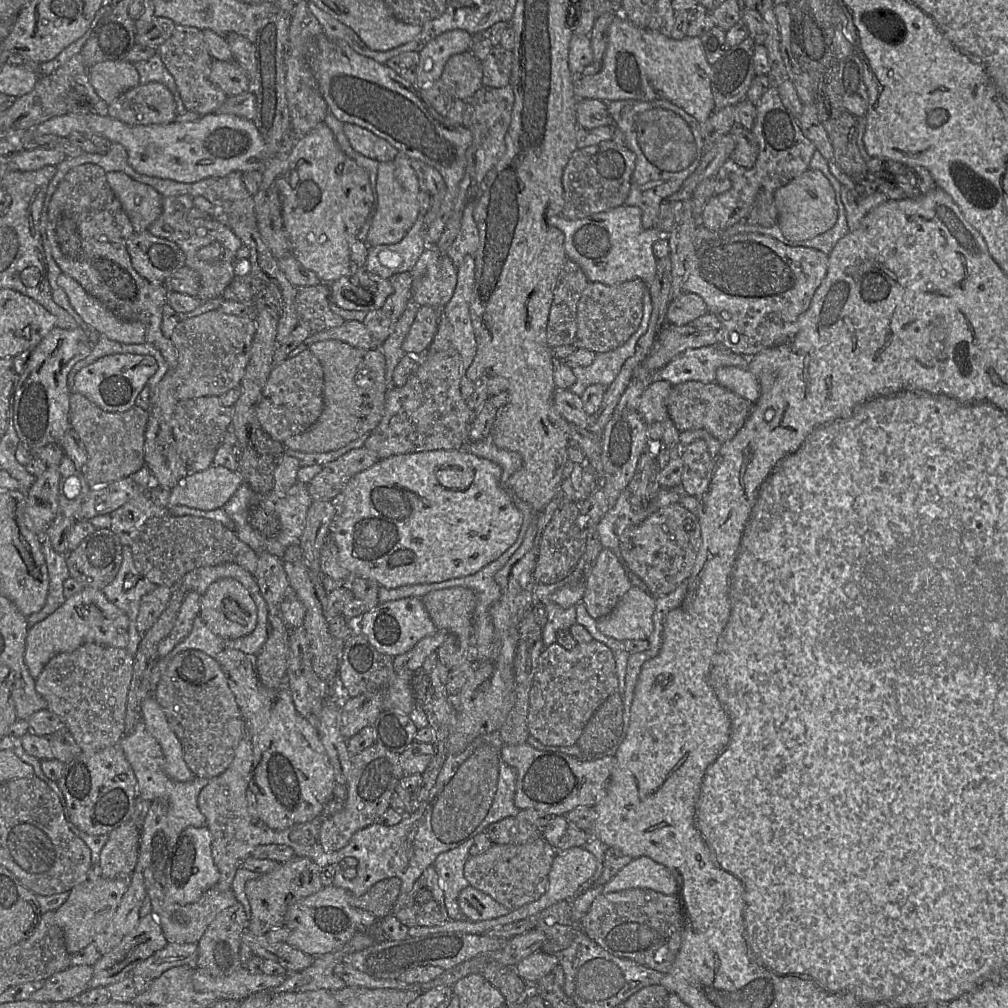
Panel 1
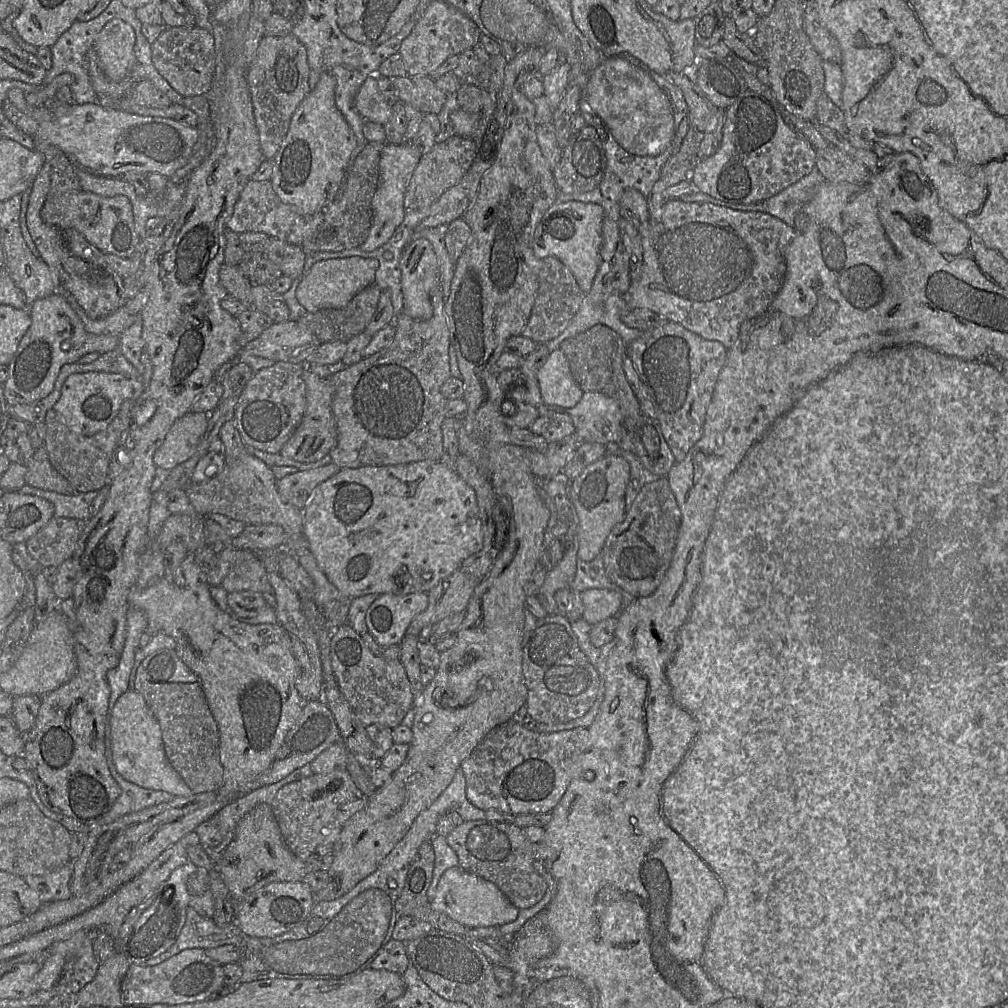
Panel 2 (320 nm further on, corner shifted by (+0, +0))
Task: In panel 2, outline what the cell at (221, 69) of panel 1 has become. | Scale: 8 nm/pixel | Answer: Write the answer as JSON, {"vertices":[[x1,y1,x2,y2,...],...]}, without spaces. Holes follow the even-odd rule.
{"vertices":[[197,25,167,27,151,45,152,62,157,71,181,96,206,95,213,86,217,51,212,32]]}

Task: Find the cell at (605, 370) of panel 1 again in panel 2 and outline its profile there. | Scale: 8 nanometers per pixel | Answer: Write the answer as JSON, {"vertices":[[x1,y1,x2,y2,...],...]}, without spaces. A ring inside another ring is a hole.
{"vertices":[[610,268,604,273,597,271,591,290,585,294,580,309,569,322,566,329,557,337,545,342,550,351,560,349,560,344,567,338,583,332,596,324,604,324,616,331,622,338,625,346,638,338,642,331,627,326,622,321,622,313,630,308,623,294,606,289,604,277]]}

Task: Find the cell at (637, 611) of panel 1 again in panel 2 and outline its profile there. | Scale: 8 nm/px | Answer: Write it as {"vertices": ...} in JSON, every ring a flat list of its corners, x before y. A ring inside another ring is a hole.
{"vertices":[[588,589,581,592,582,618,591,626,610,617,617,617,623,609,623,596,609,589]]}

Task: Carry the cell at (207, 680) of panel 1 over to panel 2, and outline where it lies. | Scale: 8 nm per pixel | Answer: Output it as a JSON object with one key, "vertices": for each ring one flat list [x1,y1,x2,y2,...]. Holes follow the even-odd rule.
{"vertices":[[175,649,148,655,138,668,134,689,144,697,159,722,166,756,194,794,215,791,223,784,219,730,199,677,179,658]]}

